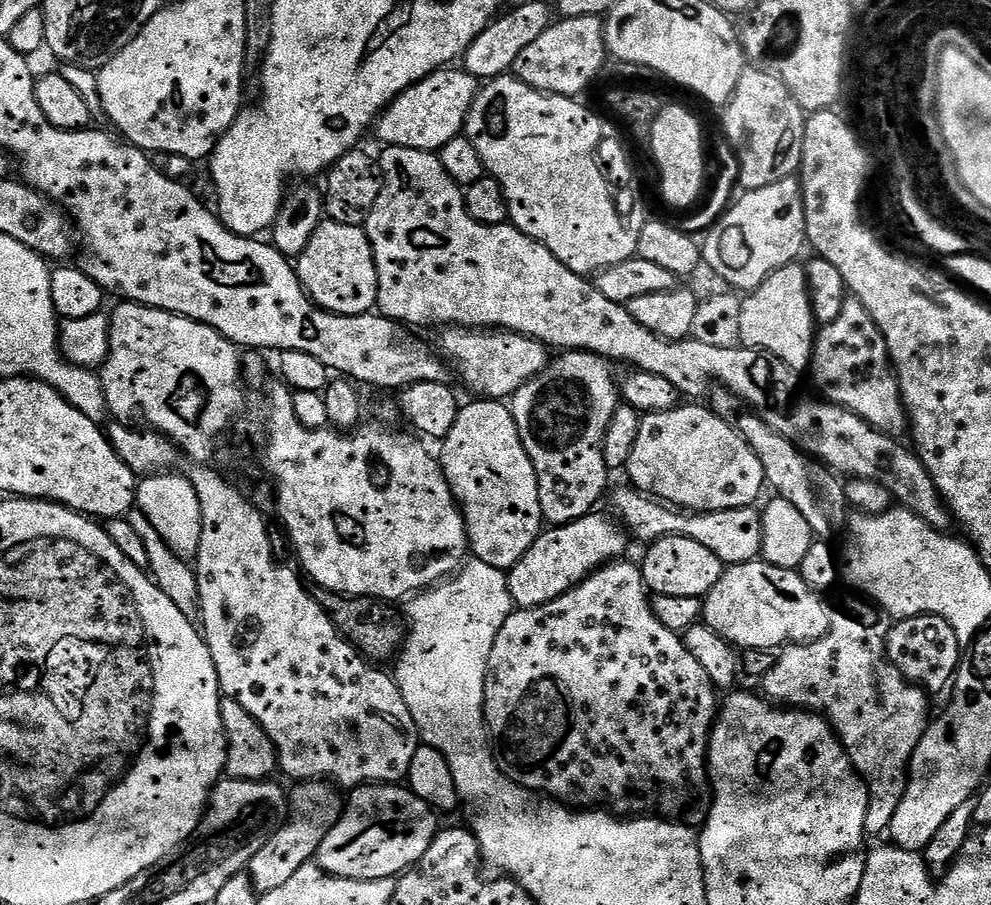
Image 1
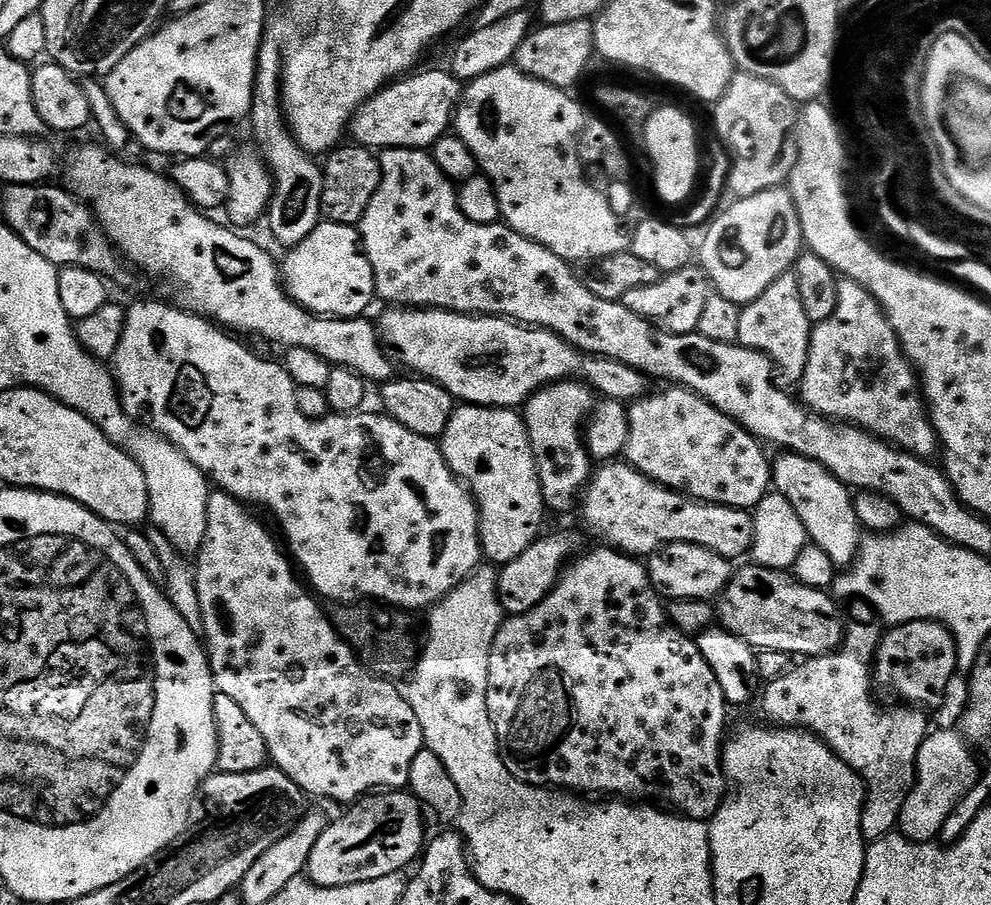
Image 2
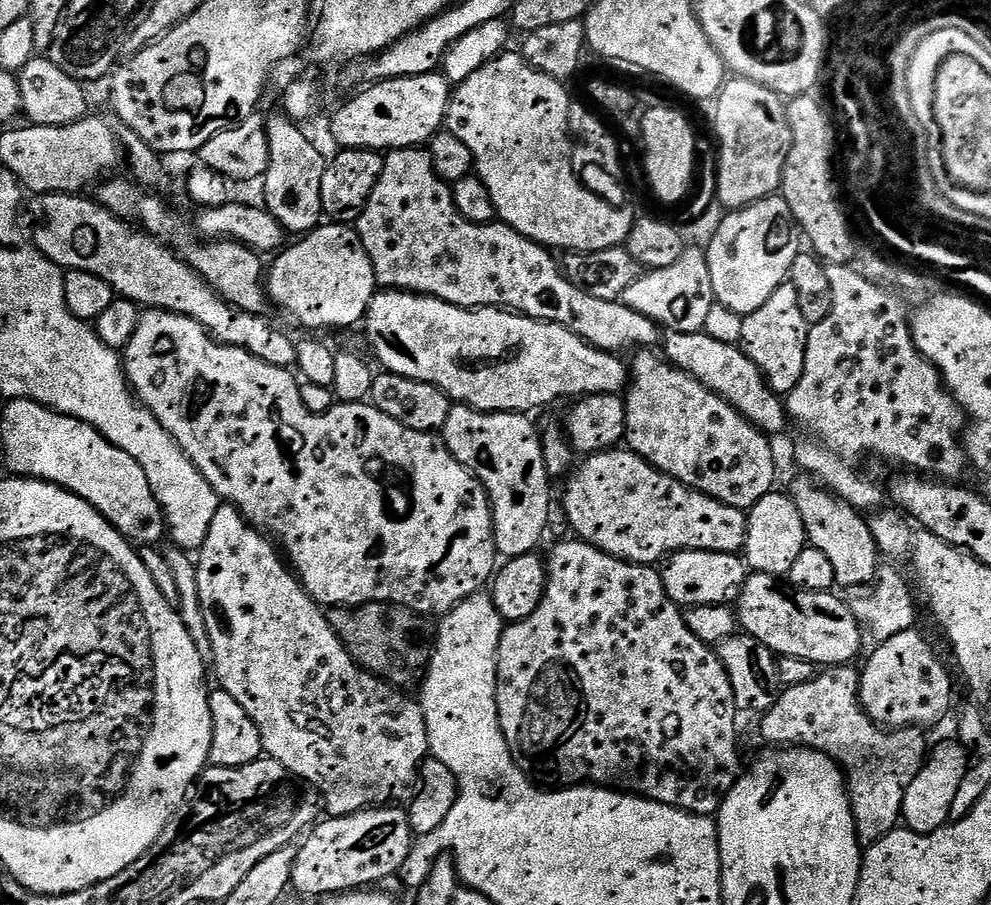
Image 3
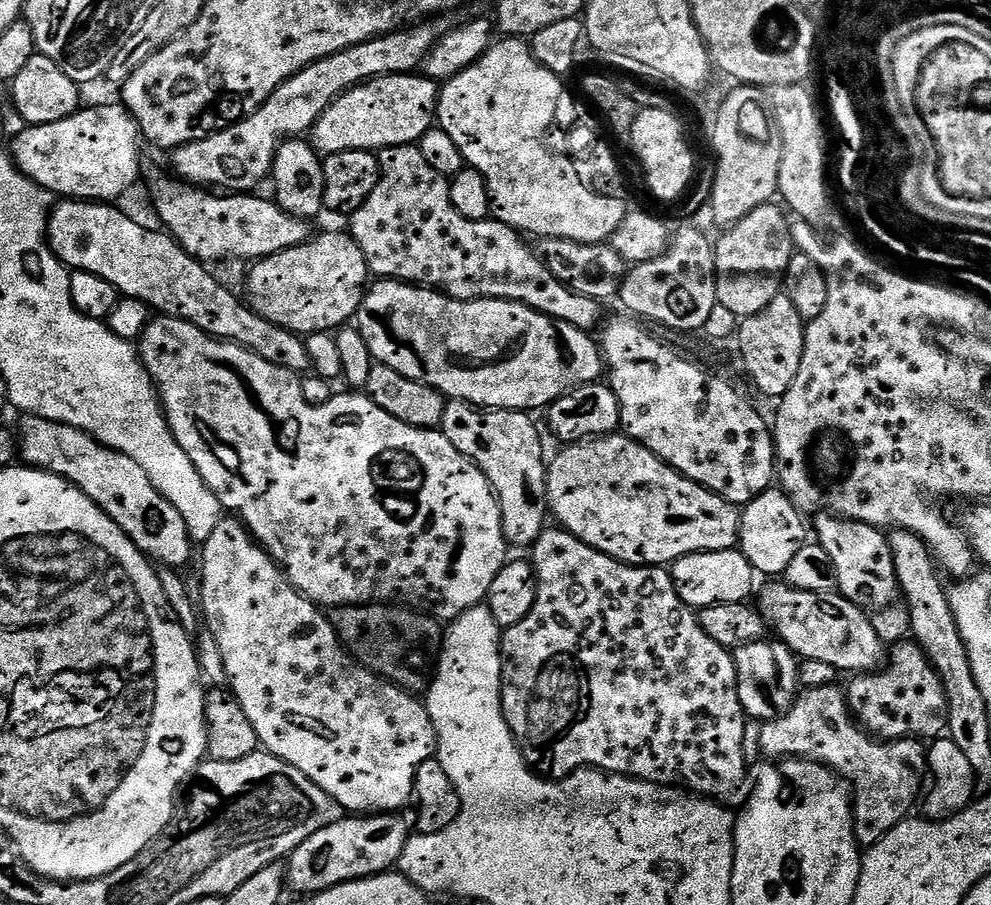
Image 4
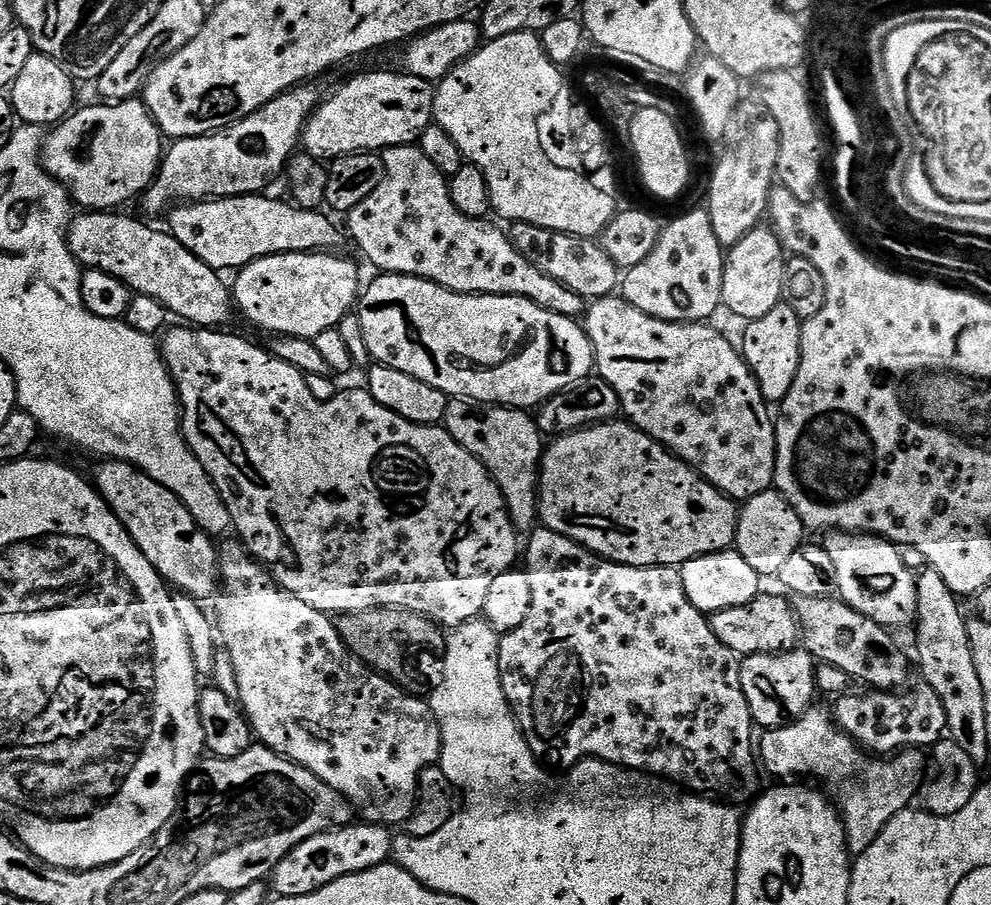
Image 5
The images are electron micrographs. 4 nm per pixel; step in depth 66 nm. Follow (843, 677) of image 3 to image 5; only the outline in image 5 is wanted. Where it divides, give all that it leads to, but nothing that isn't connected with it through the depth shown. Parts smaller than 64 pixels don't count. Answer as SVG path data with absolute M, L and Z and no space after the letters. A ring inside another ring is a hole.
M819 706L807 710L794 722L784 724L780 728L770 728L758 740L758 760L772 778L811 778L821 785L829 784L836 791L839 811L842 813L848 850L853 857L860 858L870 846L874 846L874 838L886 830L886 826L899 812L909 811L913 807L912 799L920 792L920 783L925 783L925 753L920 750L905 750L889 755L887 758L873 758L863 751L856 741L849 738L836 724L833 713Z

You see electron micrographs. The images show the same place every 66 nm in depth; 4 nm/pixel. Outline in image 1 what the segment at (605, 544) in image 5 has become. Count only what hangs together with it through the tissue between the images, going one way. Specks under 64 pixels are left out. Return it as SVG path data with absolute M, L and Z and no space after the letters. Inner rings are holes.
M625 486L625 488L618 489L616 493L614 492L611 493L611 496L613 495L612 504L616 507L617 513L615 512L615 515L619 517L625 529L635 539L637 536L638 539L644 540L643 542L651 542L653 540L660 540L664 536L694 538L694 542L702 542L702 546L706 546L706 550L714 550L714 554L718 554L718 558L725 566L729 564L749 563L761 555L760 547L762 546L764 517L755 507L718 510L717 512L686 512L677 510L649 496L648 493L640 492L631 486Z

